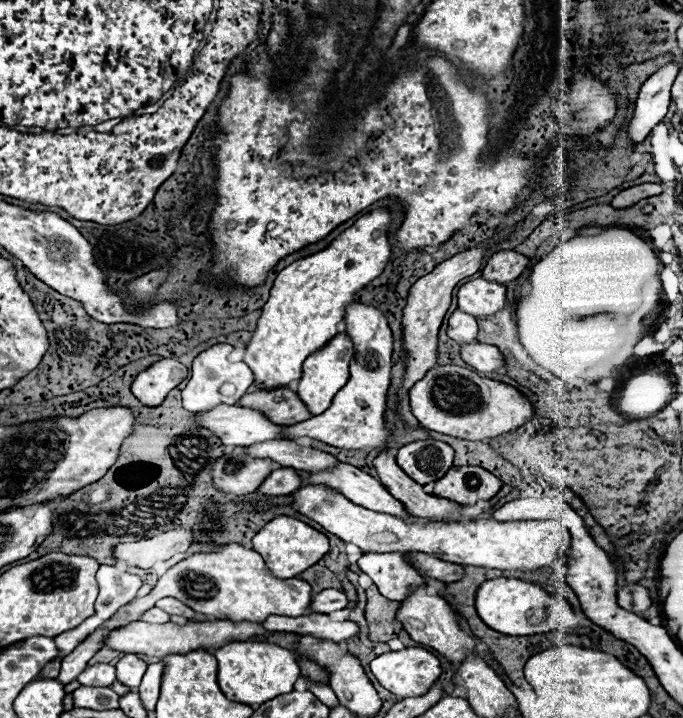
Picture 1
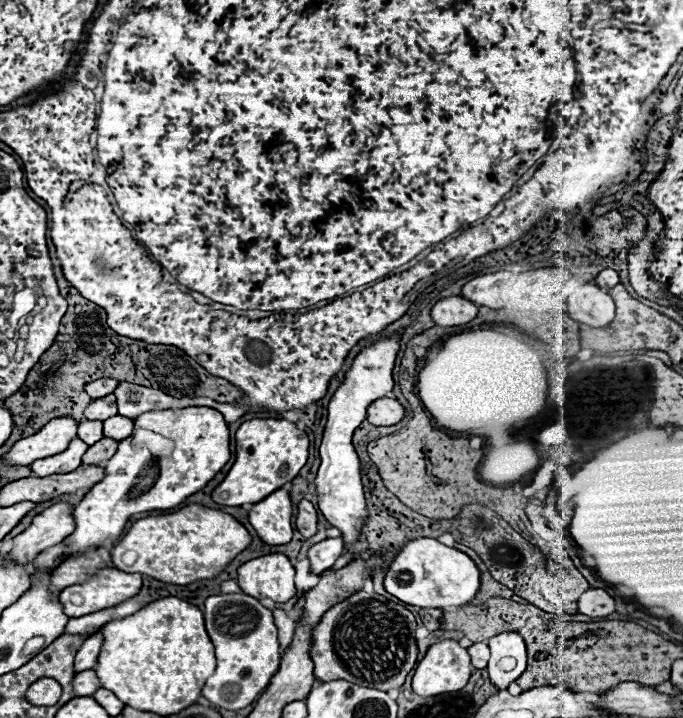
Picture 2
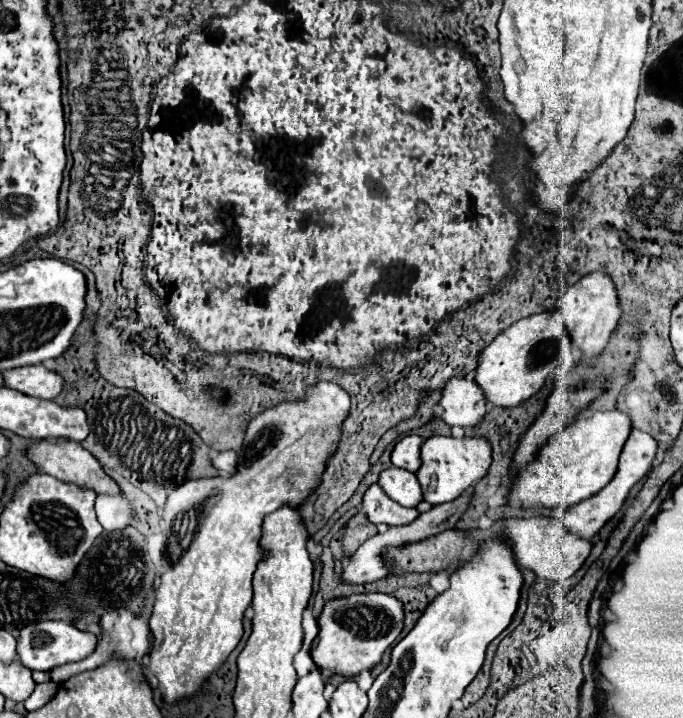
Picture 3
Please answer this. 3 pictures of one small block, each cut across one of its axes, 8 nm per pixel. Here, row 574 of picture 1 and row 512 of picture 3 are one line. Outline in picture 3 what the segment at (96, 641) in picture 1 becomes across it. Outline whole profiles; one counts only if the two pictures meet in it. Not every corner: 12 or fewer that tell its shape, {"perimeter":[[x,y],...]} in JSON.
{"perimeter":[[350,396],[256,414],[236,472],[164,504],[148,670],[194,694],[242,638],[264,518],[300,508]]}

